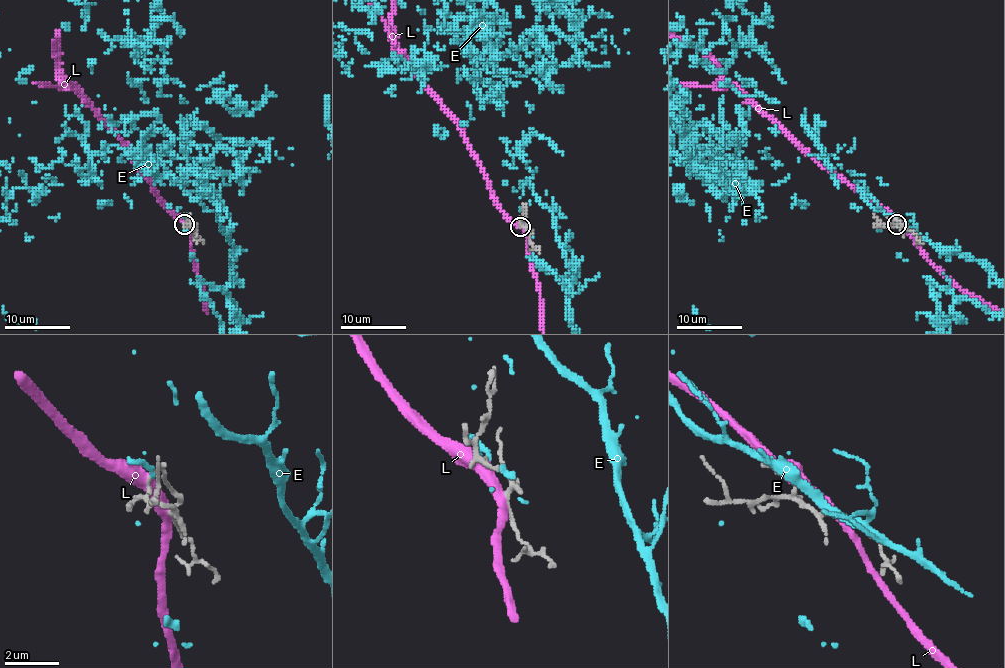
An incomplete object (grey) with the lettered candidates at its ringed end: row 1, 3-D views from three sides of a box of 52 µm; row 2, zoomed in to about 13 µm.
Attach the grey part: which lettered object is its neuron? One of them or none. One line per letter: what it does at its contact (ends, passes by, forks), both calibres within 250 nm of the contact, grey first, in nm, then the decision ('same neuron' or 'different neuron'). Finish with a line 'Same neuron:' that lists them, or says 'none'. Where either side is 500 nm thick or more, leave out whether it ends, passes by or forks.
E: it ends | 100/170 nm | different neuron
L: it passes by | 130/440 nm | different neuron
Same neuron: none

